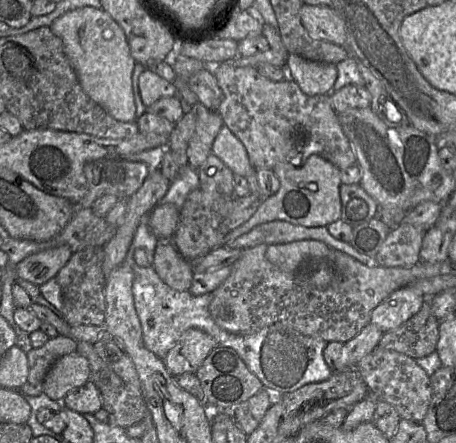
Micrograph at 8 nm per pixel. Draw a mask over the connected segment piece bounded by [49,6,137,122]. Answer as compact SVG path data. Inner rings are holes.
M86 6L68 11L49 27L61 39L63 50L86 95L122 122L137 120L132 87L136 61L121 26L102 8Z

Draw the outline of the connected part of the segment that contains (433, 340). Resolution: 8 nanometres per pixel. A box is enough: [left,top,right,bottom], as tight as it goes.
[377,300,440,360]

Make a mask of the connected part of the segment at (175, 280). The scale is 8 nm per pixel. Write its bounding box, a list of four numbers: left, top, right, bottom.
[154,240,194,291]

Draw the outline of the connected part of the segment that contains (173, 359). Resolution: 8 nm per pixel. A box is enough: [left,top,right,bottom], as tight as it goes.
[164,328,218,376]

